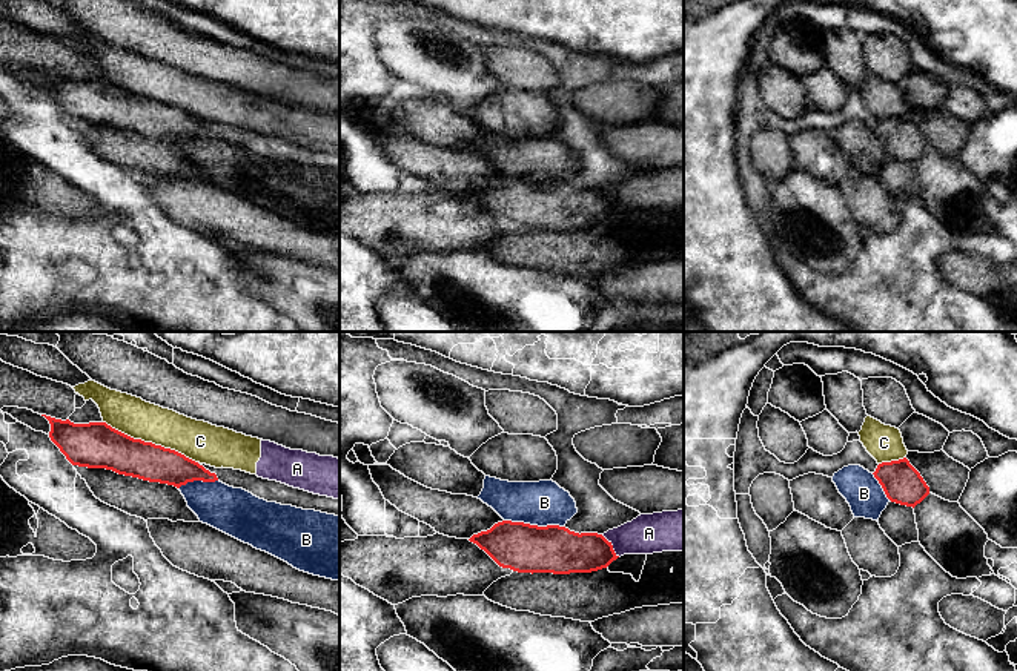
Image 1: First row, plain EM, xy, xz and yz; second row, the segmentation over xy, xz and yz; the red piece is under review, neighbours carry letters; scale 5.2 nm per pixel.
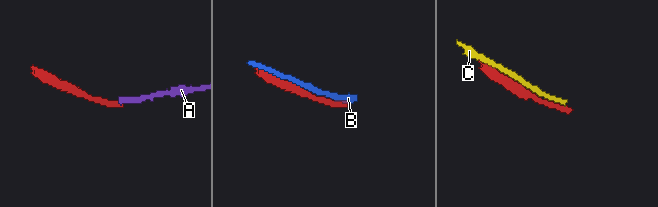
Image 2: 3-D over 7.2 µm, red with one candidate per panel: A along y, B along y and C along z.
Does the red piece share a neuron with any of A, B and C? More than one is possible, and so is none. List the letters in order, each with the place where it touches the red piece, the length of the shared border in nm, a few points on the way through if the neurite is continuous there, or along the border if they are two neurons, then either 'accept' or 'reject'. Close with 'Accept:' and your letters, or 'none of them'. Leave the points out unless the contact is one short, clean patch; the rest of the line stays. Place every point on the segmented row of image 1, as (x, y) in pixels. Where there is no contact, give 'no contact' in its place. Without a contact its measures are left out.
A: xz (612, 545) | 160 nm | along xz (601, 535), (619, 556) | reject
B: xz (533, 525) | 320 nm | reject
C: xy (151, 442) | 550 nm | reject
Accept: none of them

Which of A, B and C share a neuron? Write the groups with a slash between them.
A C / B

